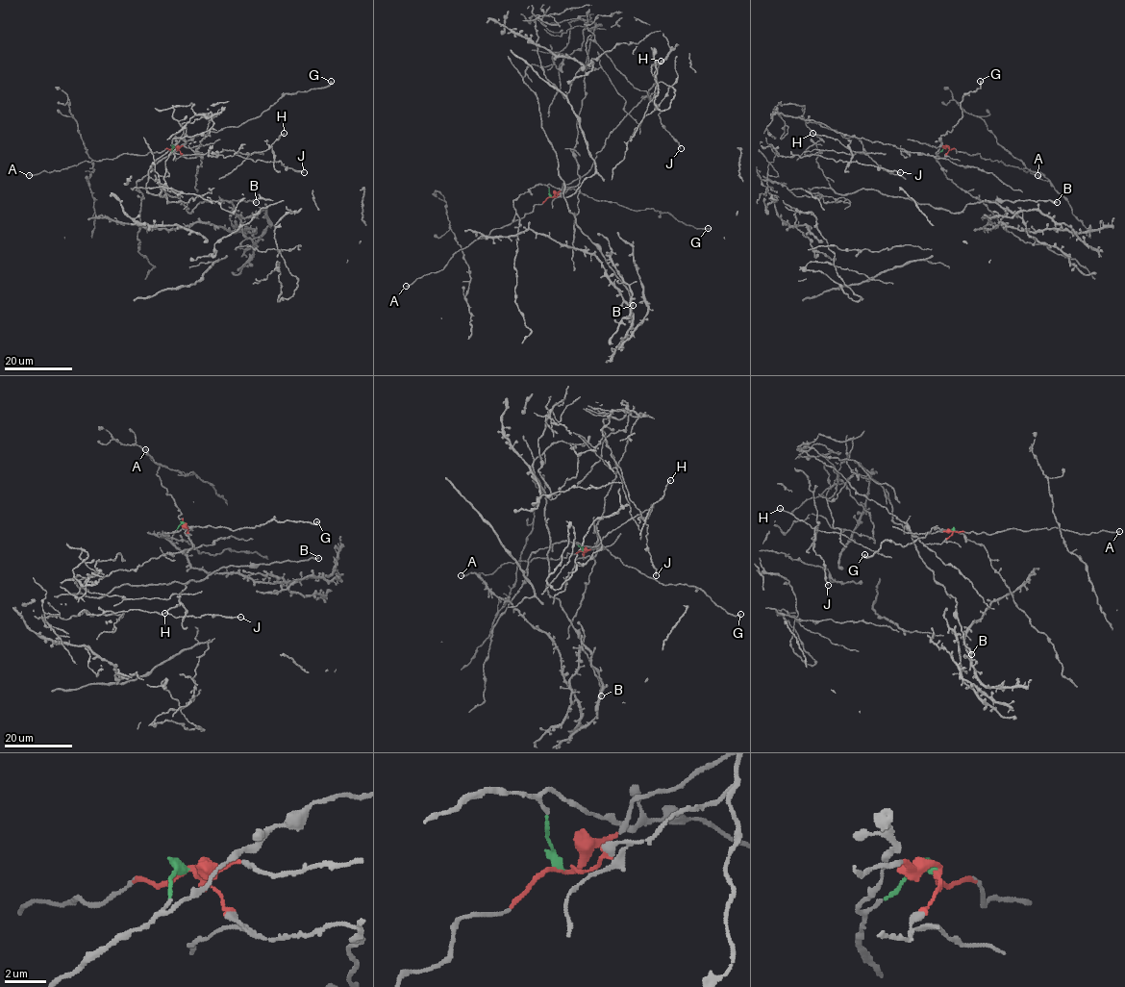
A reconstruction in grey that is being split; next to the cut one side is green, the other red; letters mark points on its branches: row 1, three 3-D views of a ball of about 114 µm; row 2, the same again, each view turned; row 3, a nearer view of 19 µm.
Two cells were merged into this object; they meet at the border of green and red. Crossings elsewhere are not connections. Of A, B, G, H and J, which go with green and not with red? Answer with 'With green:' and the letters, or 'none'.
With green: G

